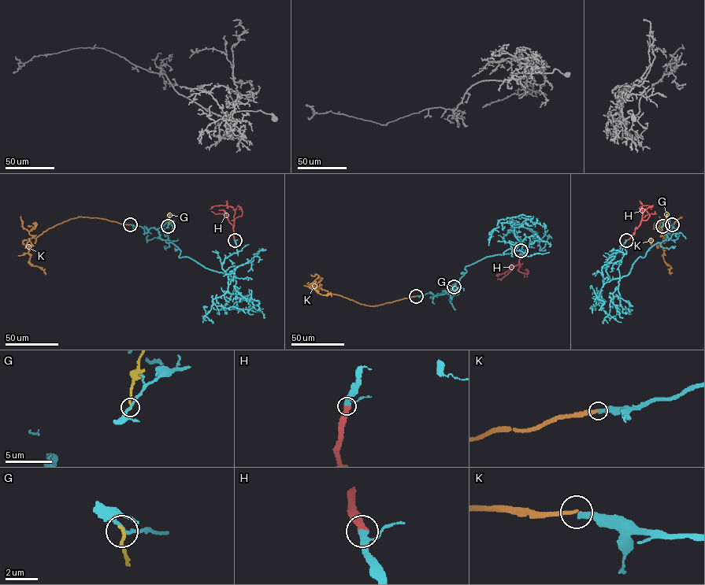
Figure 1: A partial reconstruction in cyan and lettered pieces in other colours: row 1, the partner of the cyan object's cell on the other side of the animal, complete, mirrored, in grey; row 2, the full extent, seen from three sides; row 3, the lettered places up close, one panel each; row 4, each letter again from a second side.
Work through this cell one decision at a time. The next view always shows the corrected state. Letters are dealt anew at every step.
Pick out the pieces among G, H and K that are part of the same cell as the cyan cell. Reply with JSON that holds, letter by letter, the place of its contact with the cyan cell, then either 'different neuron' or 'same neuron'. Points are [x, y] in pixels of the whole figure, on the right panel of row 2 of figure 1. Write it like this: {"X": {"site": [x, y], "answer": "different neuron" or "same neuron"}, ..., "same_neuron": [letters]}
{"G": {"site": [662, 226], "answer": "different neuron"}, "H": {"site": [626, 240], "answer": "same neuron"}, "K": {"site": [672, 224], "answer": "different neuron"}, "same_neuron": ["H"]}

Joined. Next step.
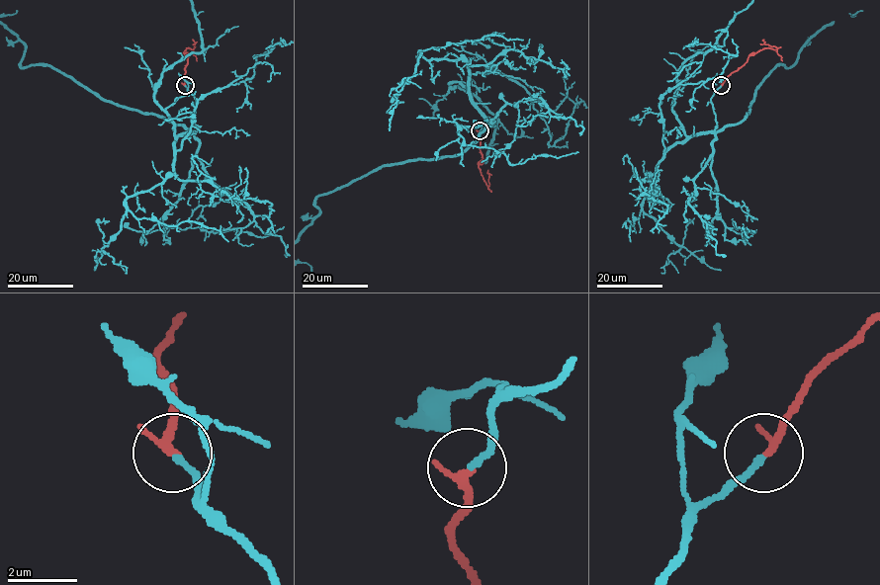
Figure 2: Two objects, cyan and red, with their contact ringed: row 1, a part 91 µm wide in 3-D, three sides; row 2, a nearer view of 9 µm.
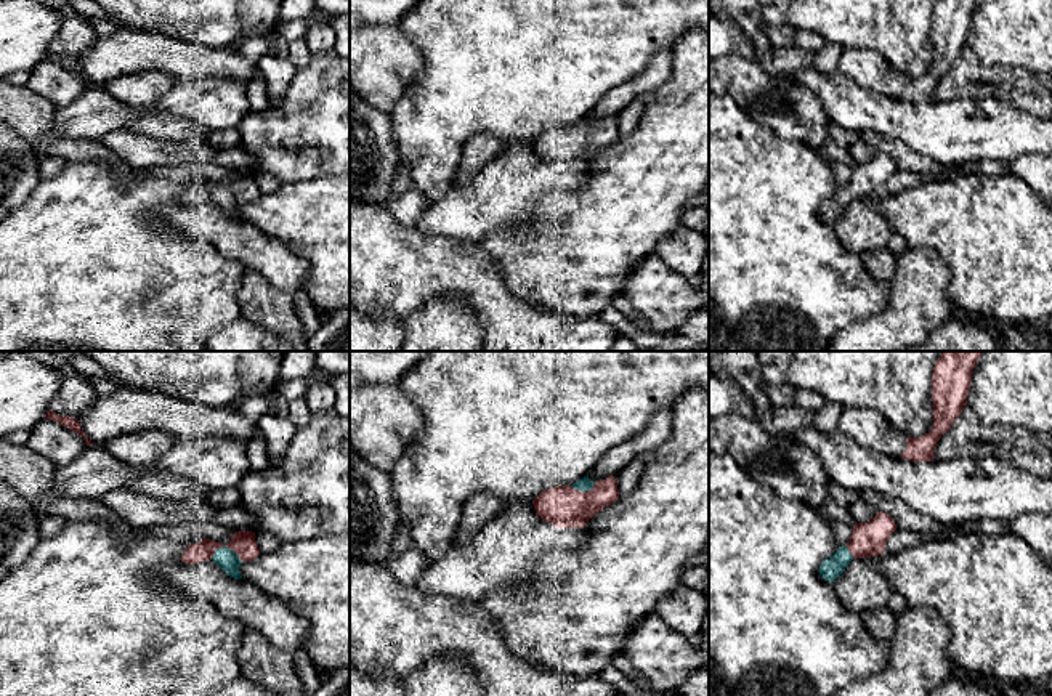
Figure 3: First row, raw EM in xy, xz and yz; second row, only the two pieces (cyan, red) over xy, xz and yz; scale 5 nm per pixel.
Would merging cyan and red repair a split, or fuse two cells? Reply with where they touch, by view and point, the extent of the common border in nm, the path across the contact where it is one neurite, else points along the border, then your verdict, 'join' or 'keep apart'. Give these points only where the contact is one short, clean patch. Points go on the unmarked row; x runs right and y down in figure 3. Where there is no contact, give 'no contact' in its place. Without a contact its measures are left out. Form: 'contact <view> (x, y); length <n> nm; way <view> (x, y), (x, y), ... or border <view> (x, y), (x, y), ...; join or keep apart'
contact xy (226, 188); length 160 nm; join

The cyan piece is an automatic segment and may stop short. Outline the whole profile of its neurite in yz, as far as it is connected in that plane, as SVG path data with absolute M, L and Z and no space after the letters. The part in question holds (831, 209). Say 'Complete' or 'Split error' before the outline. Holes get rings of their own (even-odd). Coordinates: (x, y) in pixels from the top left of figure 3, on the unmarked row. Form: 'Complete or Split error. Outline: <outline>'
Split error. Outline: M877 152L866 164L856 164L850 181L821 204L819 216L829 223L836 223L853 199L869 199L884 194L885 184L895 172L896 165L893 159L884 152Z

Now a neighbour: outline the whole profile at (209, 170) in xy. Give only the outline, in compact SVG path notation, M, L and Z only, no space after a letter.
M205 160L199 167L196 167L194 164L186 164L180 167L157 167L157 168L152 168L152 172L156 175L164 175L170 180L191 178L199 173L205 180L228 186L231 183L233 175L237 173L239 170L226 168Z

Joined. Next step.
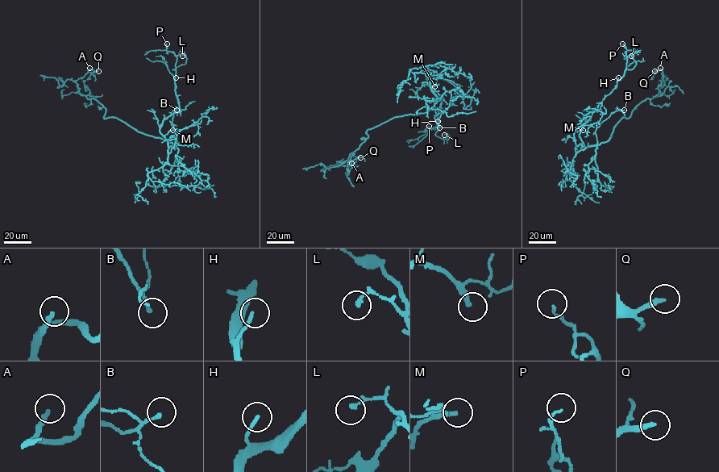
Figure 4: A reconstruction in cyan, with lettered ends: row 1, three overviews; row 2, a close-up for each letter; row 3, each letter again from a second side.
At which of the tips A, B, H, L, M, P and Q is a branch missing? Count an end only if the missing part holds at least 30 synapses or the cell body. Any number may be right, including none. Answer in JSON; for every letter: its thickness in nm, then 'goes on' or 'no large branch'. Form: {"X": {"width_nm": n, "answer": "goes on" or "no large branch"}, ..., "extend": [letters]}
{"A": {"width_nm": 200, "answer": "goes on"}, "B": {"width_nm": 150, "answer": "no large branch"}, "H": {"width_nm": 140, "answer": "no large branch"}, "L": {"width_nm": 160, "answer": "no large branch"}, "M": {"width_nm": 180, "answer": "goes on"}, "P": {"width_nm": 90, "answer": "no large branch"}, "Q": {"width_nm": 240, "answer": "goes on"}, "extend": ["A", "M", "Q"]}

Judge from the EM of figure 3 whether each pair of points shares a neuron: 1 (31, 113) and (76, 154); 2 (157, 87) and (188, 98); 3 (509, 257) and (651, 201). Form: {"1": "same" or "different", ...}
{"1": "same", "2": "different", "3": "same"}

